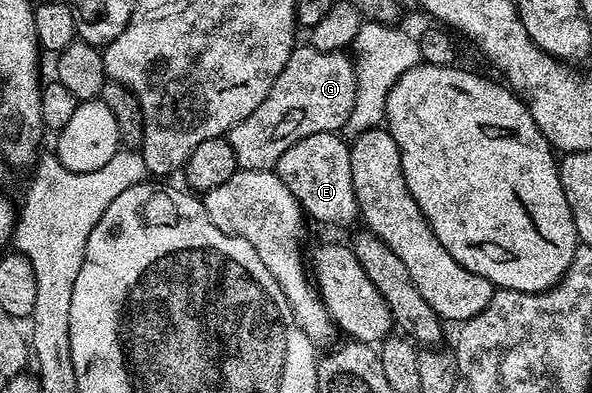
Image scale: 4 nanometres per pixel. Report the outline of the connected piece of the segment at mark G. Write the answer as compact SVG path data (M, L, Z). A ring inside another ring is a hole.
M294 46L283 73L279 73L275 85L271 85L271 93L263 105L228 133L240 170L272 171L295 141L303 141L303 137L311 137L311 133L337 133L348 124L357 96L357 68L354 60L347 56L345 51Z

